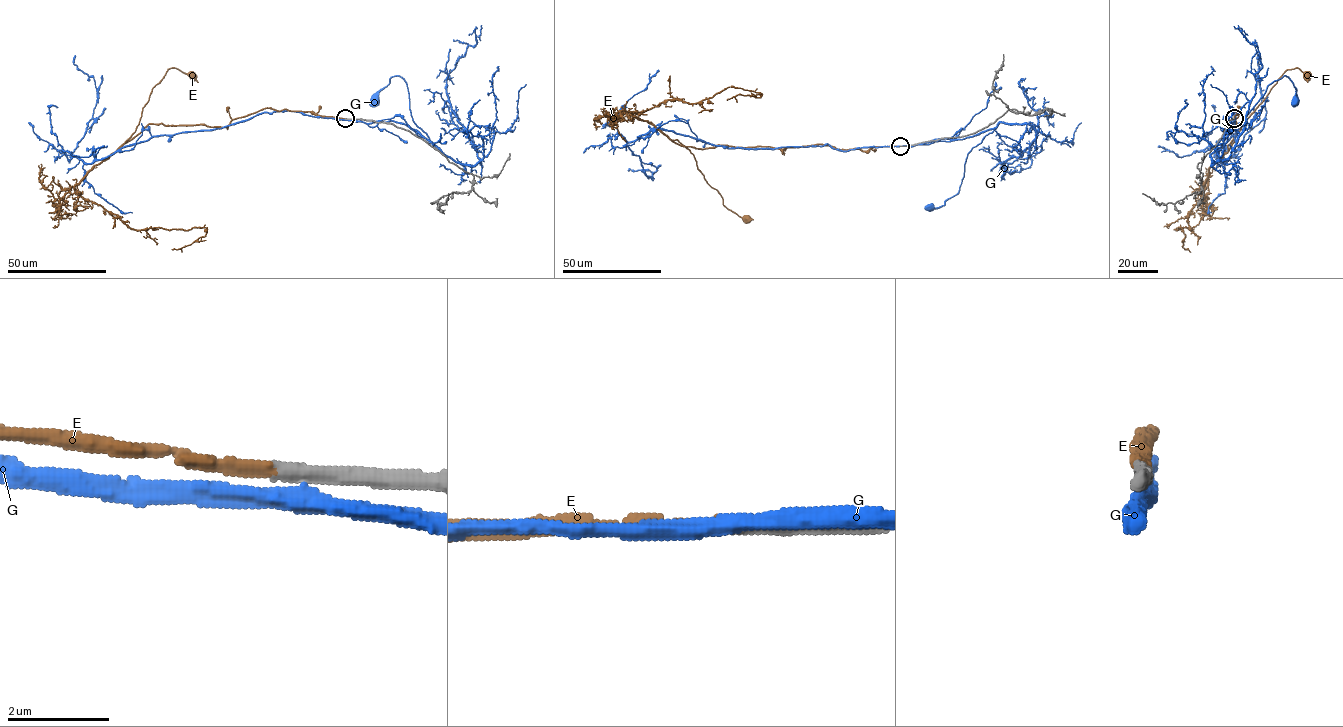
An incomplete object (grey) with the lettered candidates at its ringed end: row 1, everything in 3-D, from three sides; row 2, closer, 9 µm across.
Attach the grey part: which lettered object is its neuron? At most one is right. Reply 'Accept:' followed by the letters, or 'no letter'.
Accept: E

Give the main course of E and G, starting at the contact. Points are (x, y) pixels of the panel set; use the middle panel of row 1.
E: (900, 146), (866, 151), (823, 144), (703, 149), (673, 140), (694, 156), (723, 204), (747, 218)
G: (901, 146), (965, 139), (994, 130), (968, 153), (958, 192), (943, 205), (929, 208)

